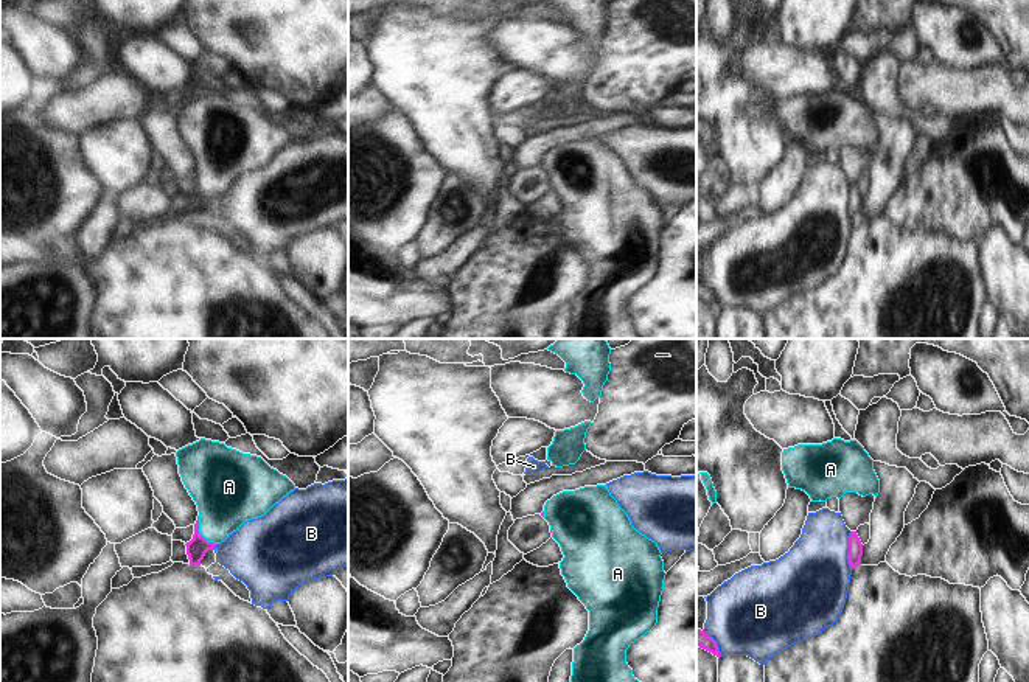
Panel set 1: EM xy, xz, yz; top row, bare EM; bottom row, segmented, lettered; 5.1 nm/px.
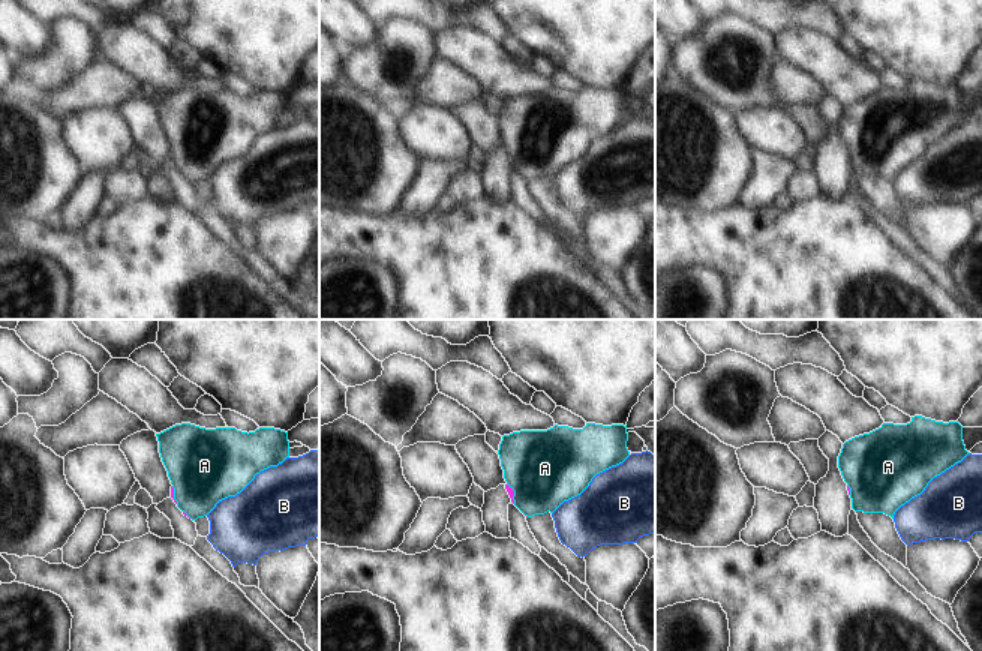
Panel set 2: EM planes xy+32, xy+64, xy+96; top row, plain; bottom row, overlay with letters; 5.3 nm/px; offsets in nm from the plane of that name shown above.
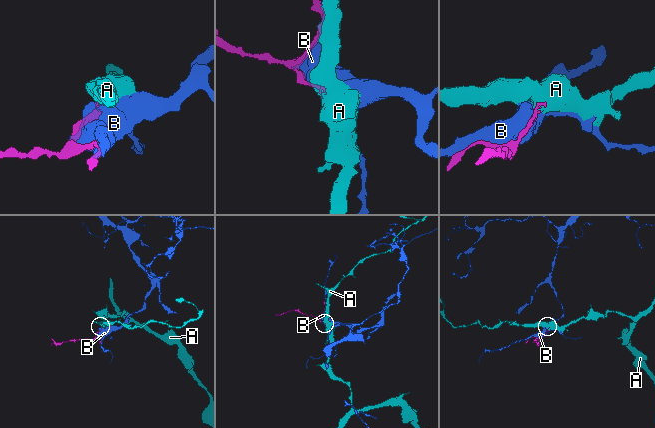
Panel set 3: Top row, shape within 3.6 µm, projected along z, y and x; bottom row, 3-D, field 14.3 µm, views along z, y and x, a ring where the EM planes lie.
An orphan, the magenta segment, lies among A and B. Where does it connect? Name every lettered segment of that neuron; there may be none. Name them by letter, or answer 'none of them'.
A

